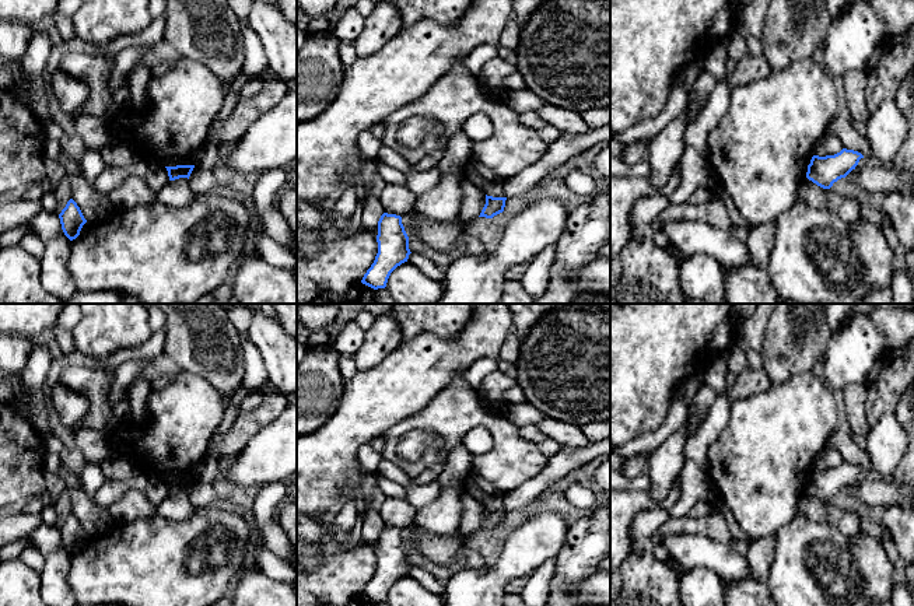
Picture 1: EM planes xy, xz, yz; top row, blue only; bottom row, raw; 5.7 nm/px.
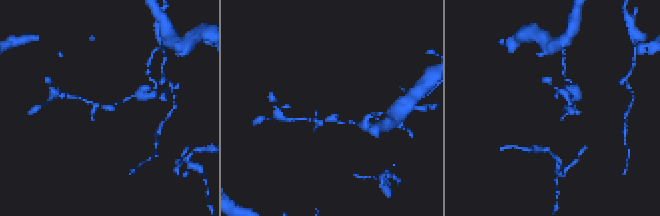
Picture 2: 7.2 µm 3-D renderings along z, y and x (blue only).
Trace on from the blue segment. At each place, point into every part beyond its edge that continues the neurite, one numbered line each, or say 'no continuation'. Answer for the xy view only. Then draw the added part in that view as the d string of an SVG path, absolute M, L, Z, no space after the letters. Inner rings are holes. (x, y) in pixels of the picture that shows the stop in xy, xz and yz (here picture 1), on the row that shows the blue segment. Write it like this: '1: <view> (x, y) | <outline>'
no continuation

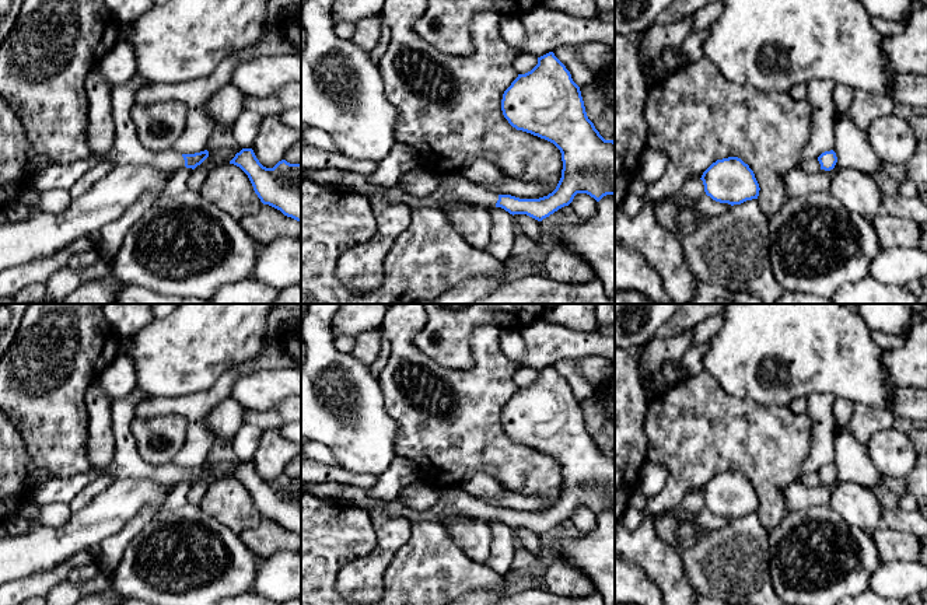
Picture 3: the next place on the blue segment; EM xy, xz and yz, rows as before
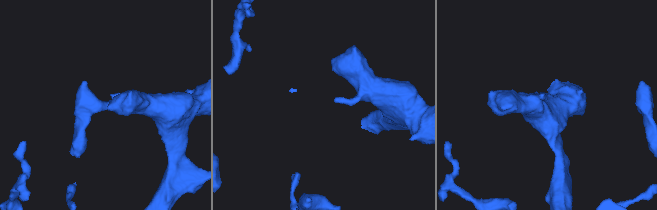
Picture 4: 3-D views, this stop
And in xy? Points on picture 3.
1: xy (128, 150) | M134 76L126 83L116 85L111 92L112 116L115 122L115 141L109 153L92 157L91 164L111 161L115 165L146 165L161 171L185 168L182 154L174 148L164 151L147 150L139 140L130 111L134 105L136 92L148 81Z

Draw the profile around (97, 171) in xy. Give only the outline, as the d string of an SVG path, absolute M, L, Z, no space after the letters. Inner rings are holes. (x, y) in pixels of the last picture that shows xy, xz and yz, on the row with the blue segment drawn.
M101 161L99 164L91 164L84 175L81 175L73 186L69 189L71 199L76 199L90 190L101 178L104 178L115 164L111 161Z

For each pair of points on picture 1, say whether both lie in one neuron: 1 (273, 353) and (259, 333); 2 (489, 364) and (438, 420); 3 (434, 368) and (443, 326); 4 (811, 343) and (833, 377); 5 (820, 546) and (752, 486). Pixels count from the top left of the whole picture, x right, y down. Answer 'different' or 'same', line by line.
1: same
2: different
3: different
4: different
5: different

